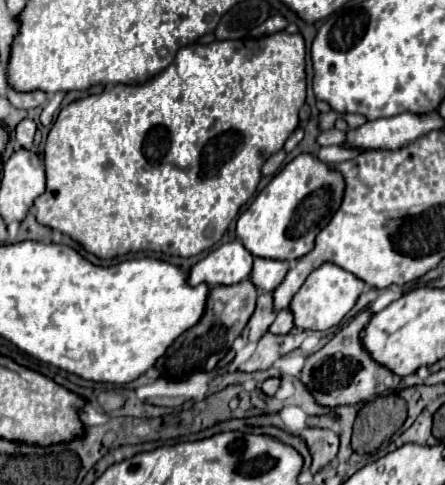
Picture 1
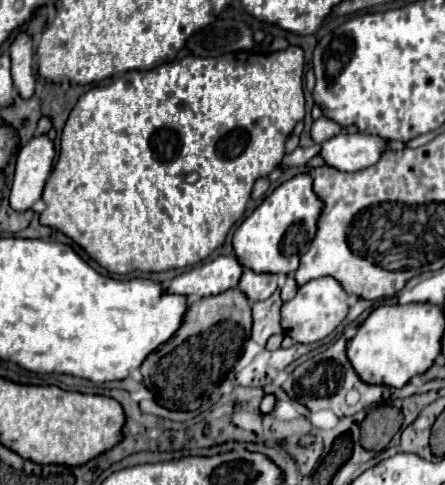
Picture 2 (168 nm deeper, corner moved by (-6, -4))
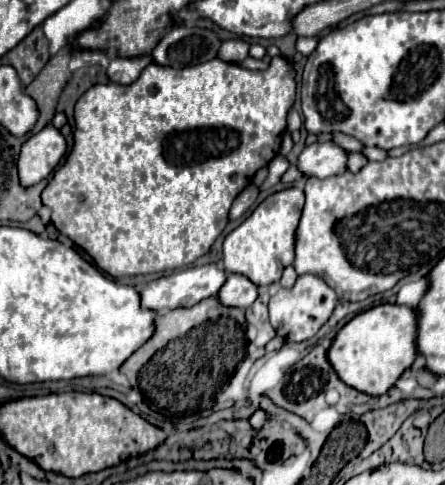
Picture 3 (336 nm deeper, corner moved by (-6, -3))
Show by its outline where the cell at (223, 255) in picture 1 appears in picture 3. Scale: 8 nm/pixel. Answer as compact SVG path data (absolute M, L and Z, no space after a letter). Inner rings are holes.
M210 263L210 265L202 265L202 267L180 269L180 271L174 271L170 275L164 275L164 277L158 277L154 281L148 281L148 285L144 289L140 289L138 293L140 293L142 307L158 313L162 309L192 307L192 305L200 303L202 299L214 297L218 293L218 289L224 285L224 281L226 281L226 273L220 271L214 263Z

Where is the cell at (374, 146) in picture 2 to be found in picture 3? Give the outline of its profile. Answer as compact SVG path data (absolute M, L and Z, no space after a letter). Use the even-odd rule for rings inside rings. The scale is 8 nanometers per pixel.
M332 141L312 143L298 157L298 171L304 177L326 179L346 171L346 151Z

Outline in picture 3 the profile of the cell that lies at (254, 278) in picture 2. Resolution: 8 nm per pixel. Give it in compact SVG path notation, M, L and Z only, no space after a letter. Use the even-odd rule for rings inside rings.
M230 273L226 277L226 283L222 285L222 291L218 291L216 297L226 307L248 309L254 303L254 299L258 297L258 287L248 277Z

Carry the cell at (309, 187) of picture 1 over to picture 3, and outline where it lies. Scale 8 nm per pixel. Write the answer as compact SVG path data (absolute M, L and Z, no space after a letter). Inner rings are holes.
M298 187L278 191L264 199L242 225L226 235L222 245L224 271L246 275L258 287L278 283L284 267L292 265L294 261L294 231L300 221L302 203L304 191Z

